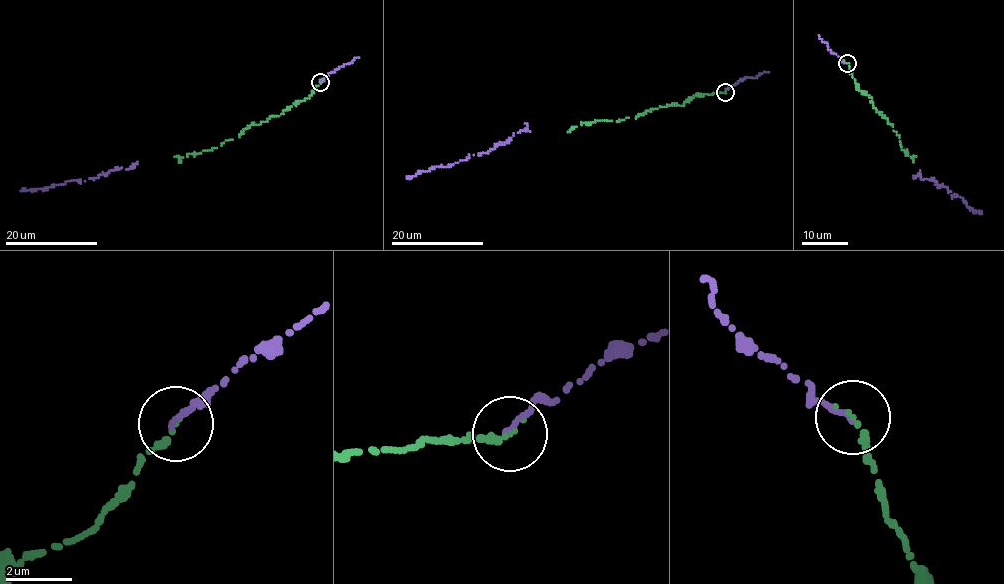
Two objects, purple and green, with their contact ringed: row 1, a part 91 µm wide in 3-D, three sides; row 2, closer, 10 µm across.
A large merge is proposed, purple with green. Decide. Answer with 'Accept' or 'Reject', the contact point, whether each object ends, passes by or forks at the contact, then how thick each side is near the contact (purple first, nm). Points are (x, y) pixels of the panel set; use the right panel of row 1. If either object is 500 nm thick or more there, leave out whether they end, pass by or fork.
Accept. Place: (847, 63). At the ring purple ends. At the ring green ends. Thickness 180 nm (purple) against 240 nm

